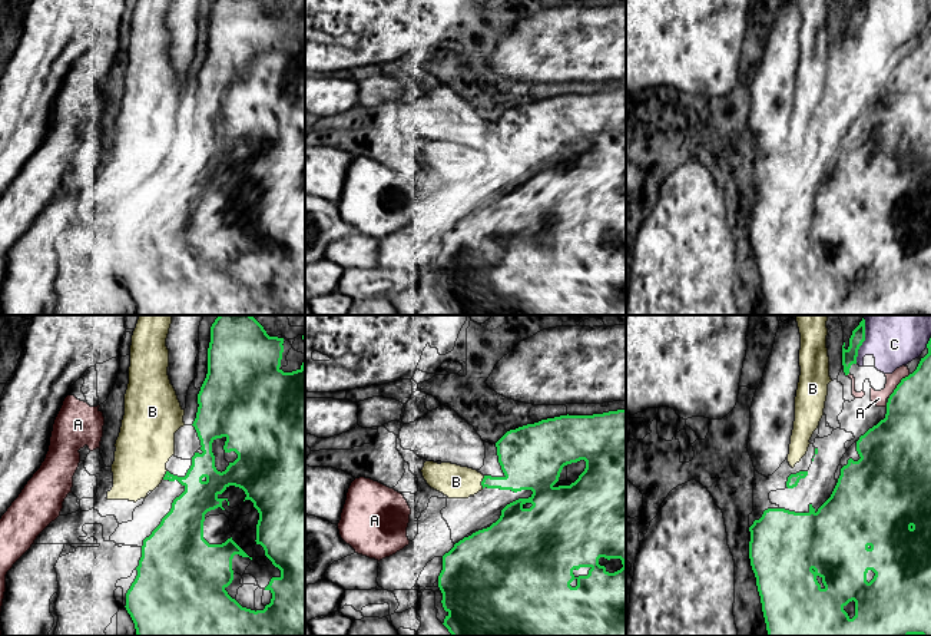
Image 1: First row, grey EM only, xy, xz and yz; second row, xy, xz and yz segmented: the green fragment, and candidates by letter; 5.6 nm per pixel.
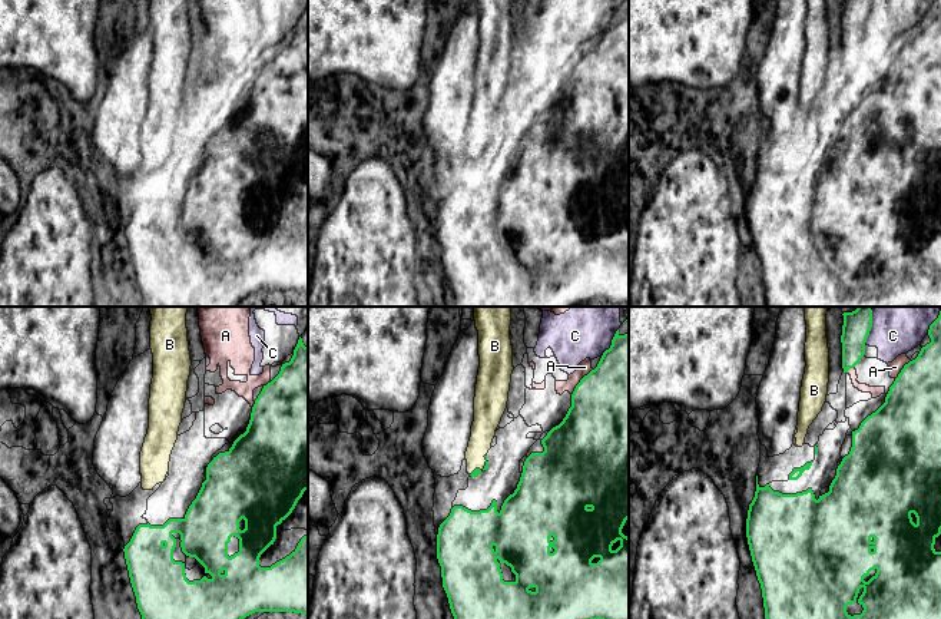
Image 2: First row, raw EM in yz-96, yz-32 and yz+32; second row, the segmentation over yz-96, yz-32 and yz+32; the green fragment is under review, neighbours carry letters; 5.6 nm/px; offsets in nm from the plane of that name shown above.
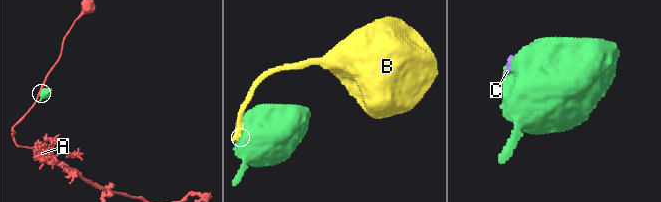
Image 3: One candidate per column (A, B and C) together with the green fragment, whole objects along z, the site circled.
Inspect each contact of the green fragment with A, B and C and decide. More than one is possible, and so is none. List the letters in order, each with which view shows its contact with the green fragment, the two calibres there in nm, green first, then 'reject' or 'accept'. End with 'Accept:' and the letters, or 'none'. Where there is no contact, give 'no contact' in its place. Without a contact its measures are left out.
A: meets green in yz; 280 nm thick on the green side, 90 nm on the other; reject
B: meets green in xz; 240 nm thick on the green side, 190 nm on the other; reject
C: meets green in yz; 80 nm thick on the green side, 260 nm on the other; reject
Accept: none

